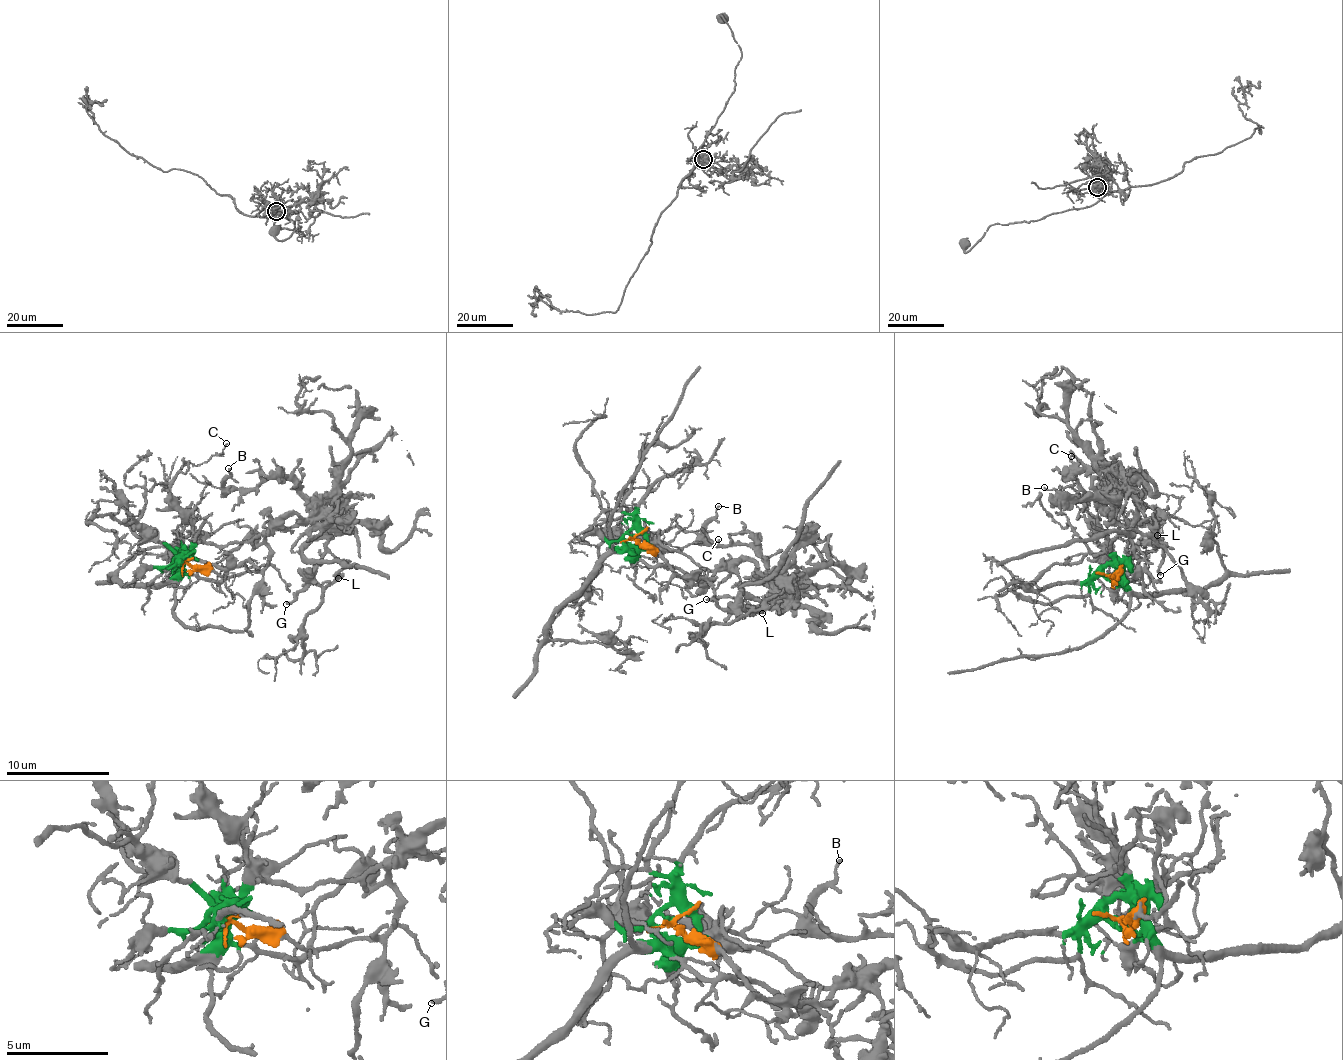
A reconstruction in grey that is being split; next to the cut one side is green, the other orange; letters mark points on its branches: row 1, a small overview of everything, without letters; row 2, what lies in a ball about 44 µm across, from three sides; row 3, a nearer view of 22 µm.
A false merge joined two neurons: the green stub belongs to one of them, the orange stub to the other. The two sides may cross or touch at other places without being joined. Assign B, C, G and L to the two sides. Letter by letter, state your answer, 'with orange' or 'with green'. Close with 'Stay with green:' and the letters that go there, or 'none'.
B: with orange
C: with green
G: with orange
L: with orange
Stay with green: C

